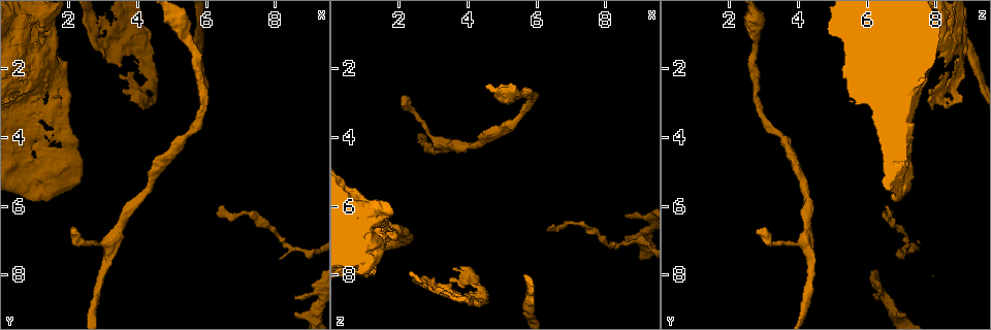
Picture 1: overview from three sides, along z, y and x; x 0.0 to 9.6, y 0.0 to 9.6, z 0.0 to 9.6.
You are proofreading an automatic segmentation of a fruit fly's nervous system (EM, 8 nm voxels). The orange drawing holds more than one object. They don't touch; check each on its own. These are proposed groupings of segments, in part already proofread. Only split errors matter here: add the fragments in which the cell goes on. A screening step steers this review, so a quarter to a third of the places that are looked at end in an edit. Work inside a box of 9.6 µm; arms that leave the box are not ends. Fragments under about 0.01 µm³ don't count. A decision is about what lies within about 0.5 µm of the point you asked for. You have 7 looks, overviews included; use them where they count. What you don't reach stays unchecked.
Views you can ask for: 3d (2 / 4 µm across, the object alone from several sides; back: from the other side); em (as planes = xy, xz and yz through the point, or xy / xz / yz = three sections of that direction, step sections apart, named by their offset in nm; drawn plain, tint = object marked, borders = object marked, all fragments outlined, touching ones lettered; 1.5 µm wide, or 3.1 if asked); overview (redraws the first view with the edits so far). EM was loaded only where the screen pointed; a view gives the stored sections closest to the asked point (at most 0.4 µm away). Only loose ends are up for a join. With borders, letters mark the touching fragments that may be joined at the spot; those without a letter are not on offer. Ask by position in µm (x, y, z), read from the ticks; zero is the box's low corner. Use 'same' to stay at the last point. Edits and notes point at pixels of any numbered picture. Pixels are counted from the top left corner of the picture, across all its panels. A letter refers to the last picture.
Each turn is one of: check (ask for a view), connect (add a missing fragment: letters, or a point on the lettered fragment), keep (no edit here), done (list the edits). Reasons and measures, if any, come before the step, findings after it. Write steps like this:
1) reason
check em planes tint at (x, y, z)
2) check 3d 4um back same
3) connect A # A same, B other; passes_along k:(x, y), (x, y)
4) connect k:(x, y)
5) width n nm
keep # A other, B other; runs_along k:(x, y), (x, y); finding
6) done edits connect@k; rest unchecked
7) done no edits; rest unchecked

long arm stops here
check em xz step 4 borders at (6.45, 6.00, 6.60)

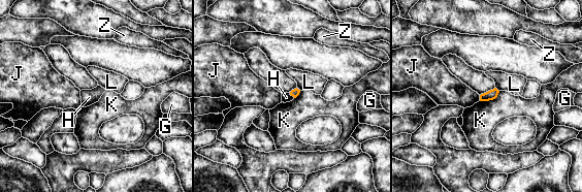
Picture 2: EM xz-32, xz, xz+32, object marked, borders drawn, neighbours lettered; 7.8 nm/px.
longest_contact K 180 nm
keep # G other, H other, J other, K other, L other, Z other; border 2:(289, 92), (294, 97); no lettered fragment goes on from it

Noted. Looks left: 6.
an open end
check em planes borders at (8.60, 8.60, 6.30)

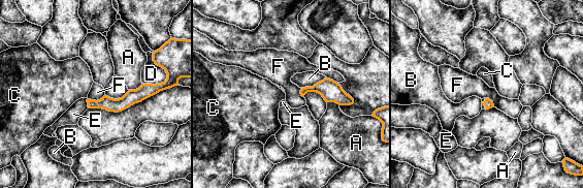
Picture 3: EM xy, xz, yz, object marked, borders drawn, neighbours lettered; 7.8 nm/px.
longest_contact B 220 nm
keep # A other, B other, C other, D other, E other, F other; no lettered fragment goes on from it

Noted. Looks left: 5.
an open end
check 3d 4um back at (2.05, 6.80, 2.85)

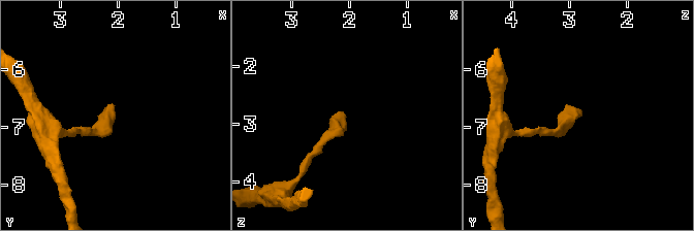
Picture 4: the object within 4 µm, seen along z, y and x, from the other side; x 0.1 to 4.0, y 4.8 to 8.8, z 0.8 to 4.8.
check em planes borders at (2.10, 6.70, 2.85)

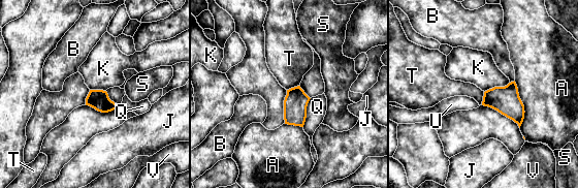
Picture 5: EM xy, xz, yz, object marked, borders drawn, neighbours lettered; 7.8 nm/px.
longest_contact A 380 nm
keep # A other, B other, J other, K other, Q other, S other, T other, U other, V other; border 5:(509, 82), (484, 92); no lettered fragment goes on from it

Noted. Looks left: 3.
done no edits; rest unchecked

